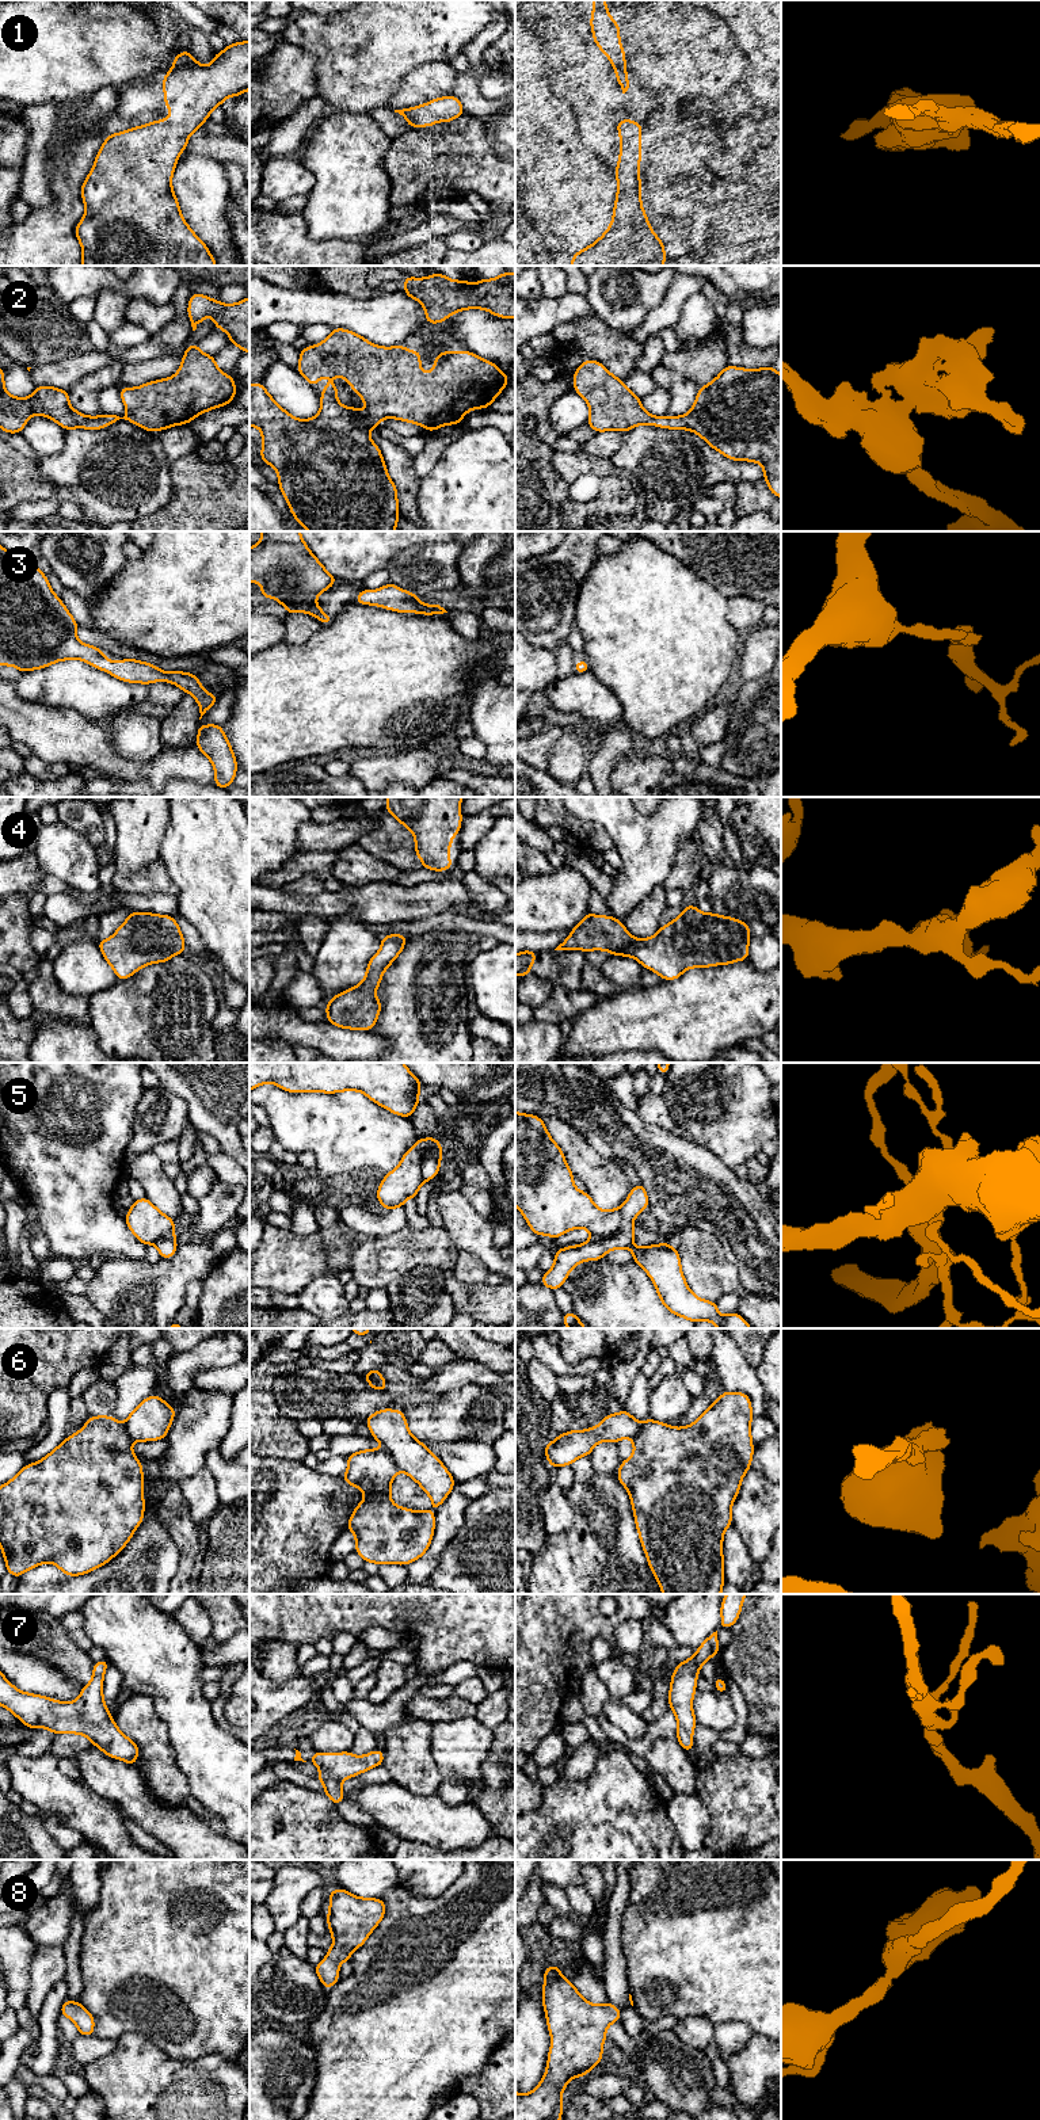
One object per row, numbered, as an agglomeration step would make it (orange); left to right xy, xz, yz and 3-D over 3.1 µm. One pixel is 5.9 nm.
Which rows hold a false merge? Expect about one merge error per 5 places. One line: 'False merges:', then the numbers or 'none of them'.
False merges: 5

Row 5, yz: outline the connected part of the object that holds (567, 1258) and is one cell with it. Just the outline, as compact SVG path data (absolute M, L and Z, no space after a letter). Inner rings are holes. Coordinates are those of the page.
M640 1182L631 1189L622 1205L622 1223L617 1235L610 1239L591 1239L583 1244L556 1250L555 1263L549 1271L544 1273L540 1284L552 1290L563 1288L569 1271L583 1261L601 1261L612 1250L629 1248L635 1239L632 1223L645 1209L648 1209L648 1194Z

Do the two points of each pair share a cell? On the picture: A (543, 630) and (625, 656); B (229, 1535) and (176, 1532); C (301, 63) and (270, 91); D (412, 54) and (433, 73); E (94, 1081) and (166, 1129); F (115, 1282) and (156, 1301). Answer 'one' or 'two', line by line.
A: two
B: two
C: one
D: two
E: two
F: one

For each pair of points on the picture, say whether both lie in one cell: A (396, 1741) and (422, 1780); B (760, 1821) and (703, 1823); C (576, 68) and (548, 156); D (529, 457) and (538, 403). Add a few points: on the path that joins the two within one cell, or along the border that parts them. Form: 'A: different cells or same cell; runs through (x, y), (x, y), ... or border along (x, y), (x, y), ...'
A: same cell; runs through (406, 1750), (415, 1770)
B: different cells; border along (697, 1795), (711, 1819), (711, 1830), (704, 1845)
C: different cells; border along (568, 100), (575, 115), (578, 132)
D: same cell; runs through (543, 443), (541, 416)

